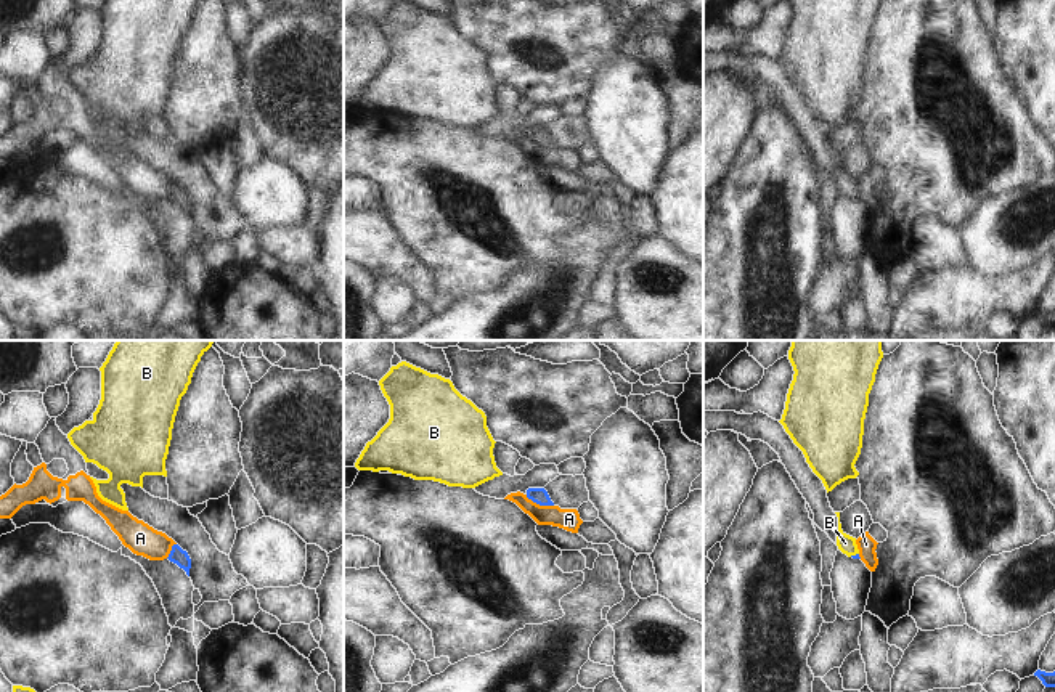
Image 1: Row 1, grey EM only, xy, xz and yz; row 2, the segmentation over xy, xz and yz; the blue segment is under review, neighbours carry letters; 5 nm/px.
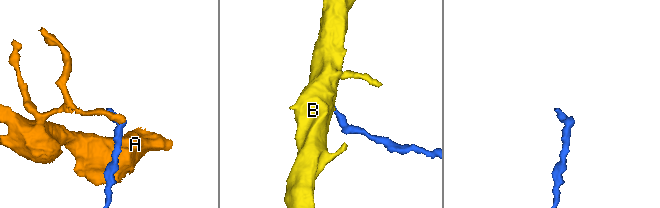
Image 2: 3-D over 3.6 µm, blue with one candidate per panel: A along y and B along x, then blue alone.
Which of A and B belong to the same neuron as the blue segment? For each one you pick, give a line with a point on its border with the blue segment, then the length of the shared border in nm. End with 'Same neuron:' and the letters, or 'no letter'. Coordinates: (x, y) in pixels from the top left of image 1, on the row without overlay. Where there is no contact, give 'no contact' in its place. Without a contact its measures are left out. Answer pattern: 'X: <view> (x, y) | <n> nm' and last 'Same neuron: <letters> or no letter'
B: yz (853, 196) | 50 nm
Same neuron: B

